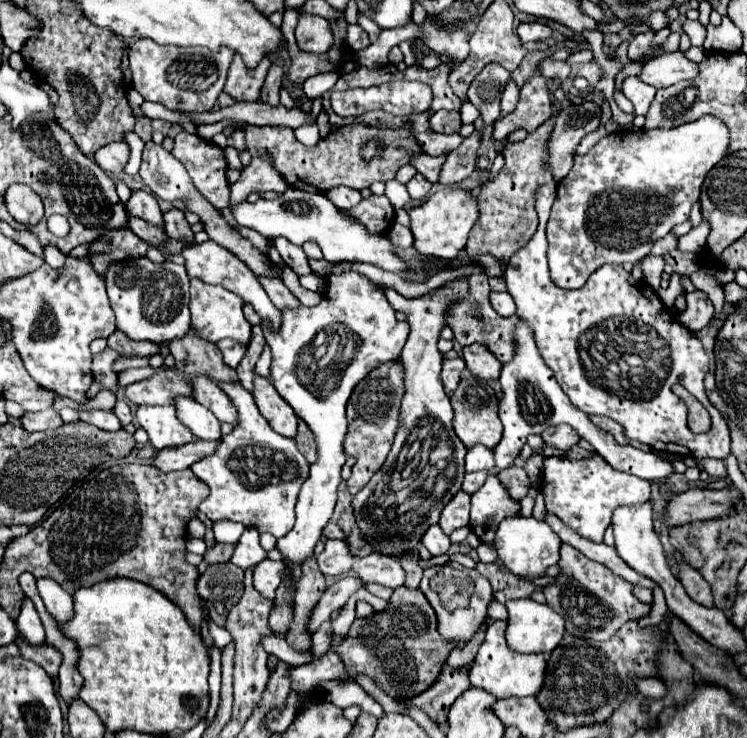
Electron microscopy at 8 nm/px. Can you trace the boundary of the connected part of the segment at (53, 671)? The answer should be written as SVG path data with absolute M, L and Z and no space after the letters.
M17 638L17 646L21 650L21 656L25 660L31 660L35 664L39 664L51 678L57 678L59 672L59 664L61 664L61 656L57 648L51 646L27 646L21 638Z

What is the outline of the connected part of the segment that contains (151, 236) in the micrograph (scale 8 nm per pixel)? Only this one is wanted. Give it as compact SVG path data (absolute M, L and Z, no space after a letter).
M129 214L129 220L127 220L127 228L133 230L141 240L153 244L153 246L159 246L161 240L165 238L165 230L163 228L153 228L153 224L147 224L145 220L139 220L135 216Z

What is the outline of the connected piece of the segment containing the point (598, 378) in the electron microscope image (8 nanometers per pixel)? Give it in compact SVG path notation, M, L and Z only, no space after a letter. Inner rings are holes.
M547 182L547 184L543 184L543 186L535 192L535 210L537 210L537 214L539 214L539 226L537 226L537 232L535 232L535 236L531 238L531 242L529 242L525 248L521 248L519 252L515 252L515 254L511 256L509 266L507 266L507 270L505 270L505 282L507 282L507 292L513 296L513 300L515 300L515 304L517 304L517 314L531 326L531 330L533 330L533 334L535 334L537 348L539 348L539 352L541 352L545 364L553 370L557 384L559 384L561 390L567 394L567 398L571 400L571 404L575 404L575 408L579 408L581 412L585 412L585 414L601 414L601 416L607 416L607 418L619 422L619 424L623 426L623 430L625 430L625 436L627 436L629 440L637 440L637 442L647 444L647 446L651 446L651 448L655 448L655 450L659 450L659 452L673 452L673 454L693 456L693 458L725 458L725 456L729 456L729 444L731 444L731 440L729 440L727 422L723 420L723 416L719 414L719 410L709 402L709 398L707 398L707 394L705 394L705 388L703 388L703 378L705 378L705 374L707 374L707 370L709 370L709 358L707 358L707 354L705 354L705 350L703 350L703 344L699 342L699 338L697 338L689 328L685 328L675 316L669 314L669 308L661 302L661 298L655 294L655 290L653 290L647 282L635 280L629 272L623 270L622 265L614 263L602 265L590 275L587 284L585 284L583 288L579 288L579 290L561 290L561 288L557 288L557 286L551 282L551 278L549 278L549 268L547 268L547 238L545 238L545 226L547 226L547 220L549 220L551 206L553 206L553 202L555 202L555 192L557 192L557 182ZM673 384L685 386L685 388L707 408L707 412L711 414L711 430L709 430L709 432L705 432L705 434L693 434L693 432L689 430L689 426L687 426L687 408L685 408L685 402L683 402L679 396L675 396L675 394L671 392Z

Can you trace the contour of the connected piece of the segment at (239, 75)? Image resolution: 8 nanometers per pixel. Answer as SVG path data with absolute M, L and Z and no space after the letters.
M235 56L233 64L229 68L223 92L227 92L237 102L257 102L269 66L271 66L269 58L263 58L261 64L257 66L257 70L247 70L243 66L241 56Z

